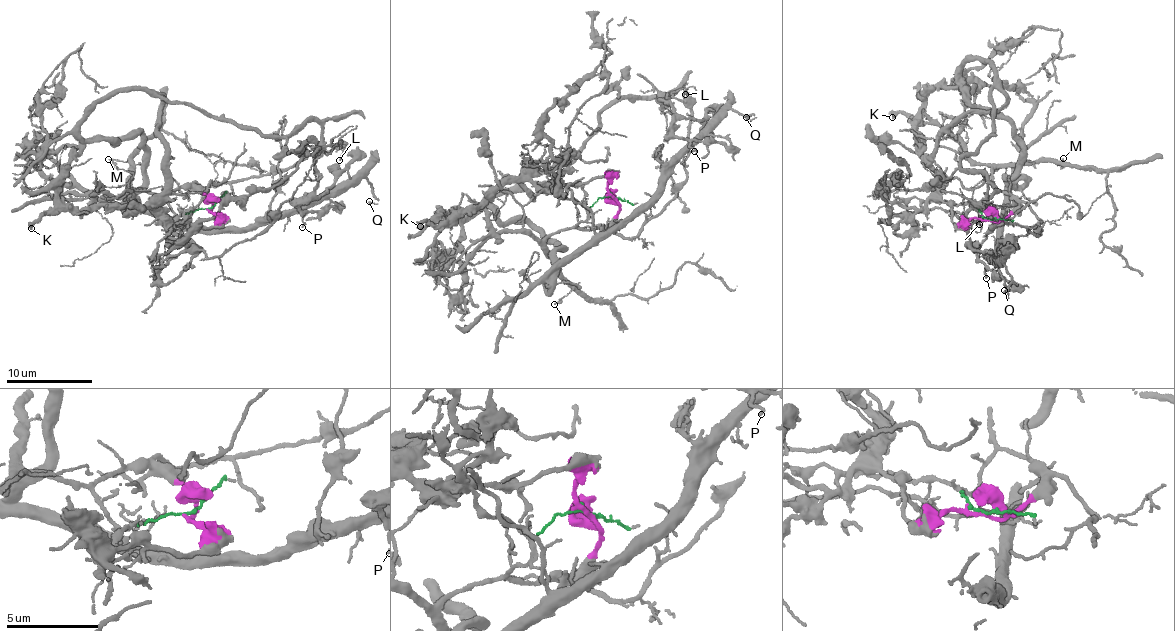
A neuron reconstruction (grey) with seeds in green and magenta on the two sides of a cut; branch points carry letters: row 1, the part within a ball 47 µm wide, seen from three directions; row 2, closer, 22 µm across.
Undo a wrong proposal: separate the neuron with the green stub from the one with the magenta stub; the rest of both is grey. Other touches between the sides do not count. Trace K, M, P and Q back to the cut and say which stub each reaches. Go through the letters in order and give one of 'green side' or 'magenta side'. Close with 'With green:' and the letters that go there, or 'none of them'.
K: magenta side
M: green side
P: magenta side
Q: magenta side
With green: M

